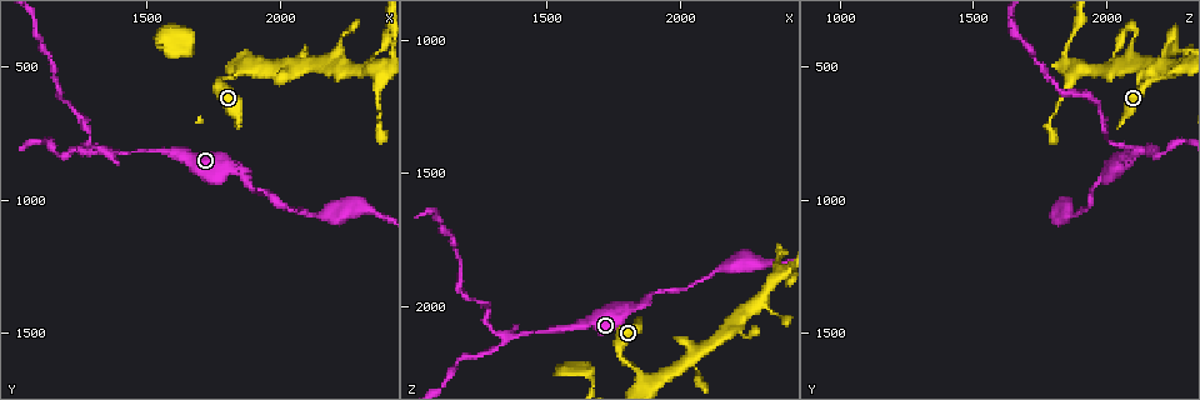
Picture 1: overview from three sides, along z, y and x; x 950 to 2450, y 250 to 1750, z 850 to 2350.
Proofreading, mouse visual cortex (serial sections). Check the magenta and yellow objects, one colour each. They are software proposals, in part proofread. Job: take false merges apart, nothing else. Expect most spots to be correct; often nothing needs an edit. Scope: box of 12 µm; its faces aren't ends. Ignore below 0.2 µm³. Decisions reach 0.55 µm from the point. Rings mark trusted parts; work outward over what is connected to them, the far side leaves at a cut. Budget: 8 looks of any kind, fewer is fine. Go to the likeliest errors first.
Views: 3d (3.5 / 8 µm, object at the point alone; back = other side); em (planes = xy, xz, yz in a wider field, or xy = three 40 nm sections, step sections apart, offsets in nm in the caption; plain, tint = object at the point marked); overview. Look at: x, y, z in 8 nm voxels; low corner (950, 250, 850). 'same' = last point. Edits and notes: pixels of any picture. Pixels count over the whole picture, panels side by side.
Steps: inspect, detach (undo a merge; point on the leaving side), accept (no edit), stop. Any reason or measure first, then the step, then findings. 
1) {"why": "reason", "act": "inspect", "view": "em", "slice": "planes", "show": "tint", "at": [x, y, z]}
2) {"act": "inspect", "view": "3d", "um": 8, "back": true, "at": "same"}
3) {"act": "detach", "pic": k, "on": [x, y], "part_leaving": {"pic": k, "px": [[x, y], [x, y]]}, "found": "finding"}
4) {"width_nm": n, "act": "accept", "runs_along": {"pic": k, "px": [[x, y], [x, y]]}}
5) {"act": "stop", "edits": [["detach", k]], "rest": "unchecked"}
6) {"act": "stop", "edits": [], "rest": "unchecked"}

{"why": "three arms meet", "act": "inspect", "view": "3d", "um": 3.5, "at": [1350, 820, 2110]}

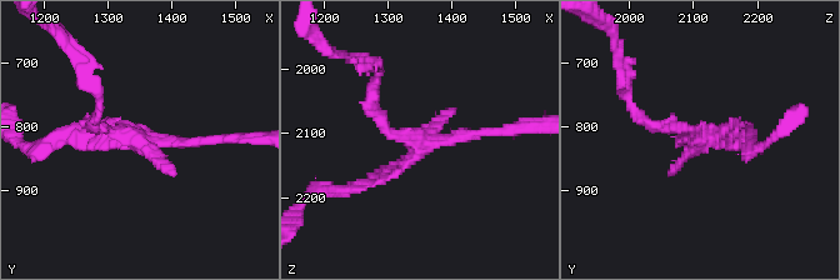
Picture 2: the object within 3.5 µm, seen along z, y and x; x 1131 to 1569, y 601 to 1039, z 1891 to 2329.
{"why": "shape alone is not enough", "act": "inspect", "view": "em", "slice": "xy", "step": 2, "show": "tint", "at": [1345, 815, 2115]}

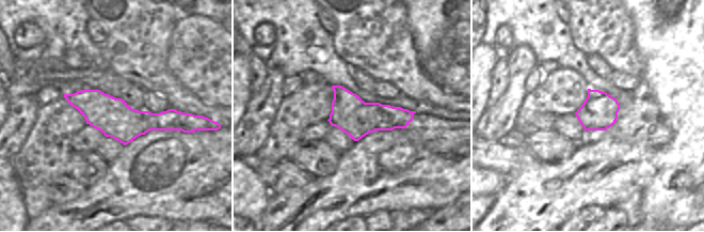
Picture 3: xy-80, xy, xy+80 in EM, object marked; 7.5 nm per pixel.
{"width_nm": 280, "act": "accept", "runs_along": {"pic": 2, "px": [[500, 131], [391, 135], [373, 86]]}, "found": "all the same cell"}

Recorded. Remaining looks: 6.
{"why": "looks like a crossing", "act": "inspect", "view": "3d", "um": 8, "at": [1860, 520, 2260]}

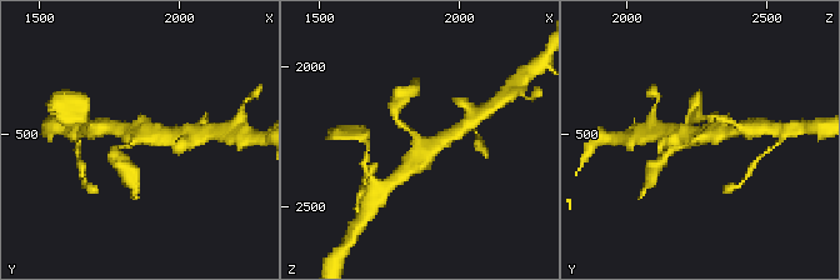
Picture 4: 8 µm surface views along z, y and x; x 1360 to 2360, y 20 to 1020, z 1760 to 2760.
{"act": "inspect", "view": "3d", "um": 3.5, "at": [1870, 520, 2280]}

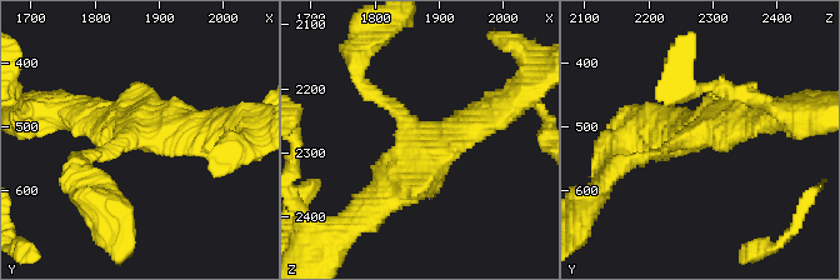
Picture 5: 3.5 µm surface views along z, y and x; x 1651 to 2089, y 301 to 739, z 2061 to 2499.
{"act": "inspect", "view": "em", "slice": "xy", "step": 1, "show": "tint", "at": [1870, 515, 2270]}

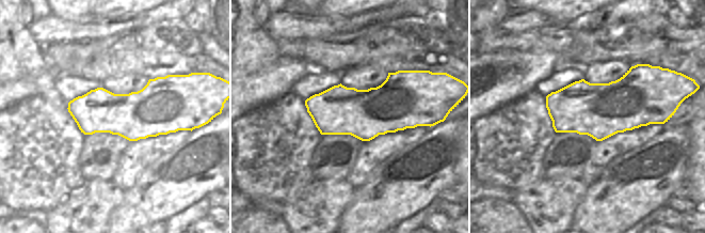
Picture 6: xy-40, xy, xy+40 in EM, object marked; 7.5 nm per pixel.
{"act": "accept", "found": "continuous, no second cell"}

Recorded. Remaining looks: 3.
{"why": "calibre changes", "act": "inspect", "view": "3d", "um": 3.5, "back": true, "at": [1820, 890, 2000]}

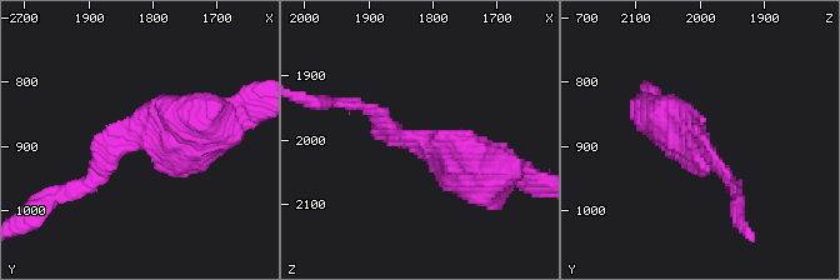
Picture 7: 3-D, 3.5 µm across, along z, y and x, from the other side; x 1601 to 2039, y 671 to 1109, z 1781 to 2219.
{"arm_widths_nm": [150, 500], "act": "inspect", "view": "em", "slice": "planes", "show": "tint", "at": [1820, 885, 2000]}

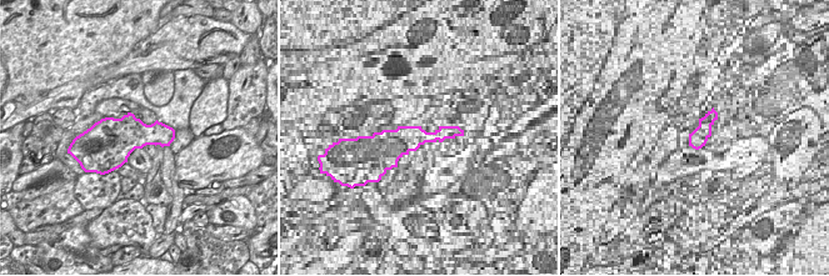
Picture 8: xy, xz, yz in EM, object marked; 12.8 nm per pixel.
{"act": "accept", "runs_along": {"pic": 7, "px": [[486, 183], [364, 109]]}, "found": "all the same cell"}

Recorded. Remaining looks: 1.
{"act": "stop", "edits": [], "rest": "unchecked"}

